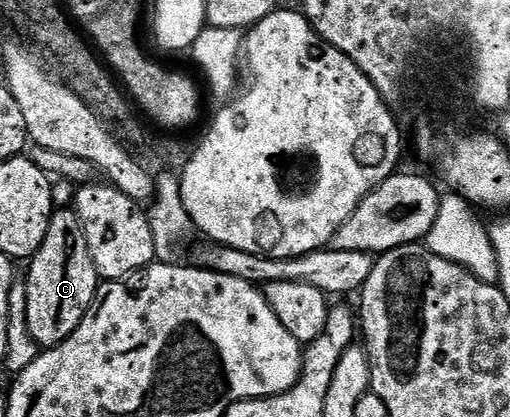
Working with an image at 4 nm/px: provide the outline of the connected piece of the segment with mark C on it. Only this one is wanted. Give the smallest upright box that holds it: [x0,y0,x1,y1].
[23,209,99,347]

